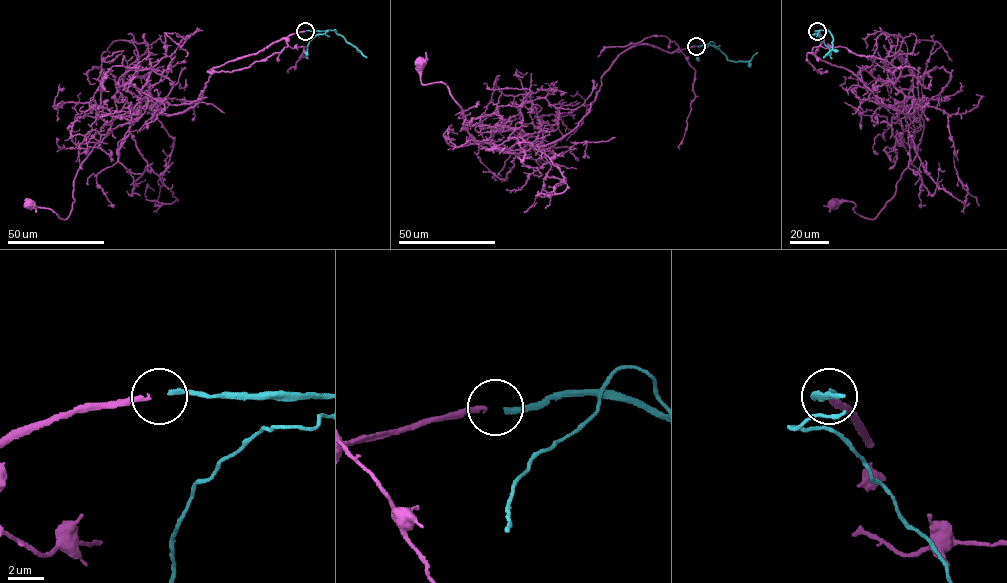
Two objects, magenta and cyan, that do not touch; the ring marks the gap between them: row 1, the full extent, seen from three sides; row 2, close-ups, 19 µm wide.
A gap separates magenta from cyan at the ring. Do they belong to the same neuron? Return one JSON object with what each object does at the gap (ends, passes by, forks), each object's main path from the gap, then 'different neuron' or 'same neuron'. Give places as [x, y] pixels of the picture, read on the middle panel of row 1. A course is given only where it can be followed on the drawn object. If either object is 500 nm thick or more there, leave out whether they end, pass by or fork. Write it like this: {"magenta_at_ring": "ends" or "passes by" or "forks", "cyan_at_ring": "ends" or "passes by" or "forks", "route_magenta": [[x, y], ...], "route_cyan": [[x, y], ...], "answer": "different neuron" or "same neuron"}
{"magenta_at_ring": "ends", "cyan_at_ring": "ends", "route_magenta": [[696, 46], [629, 47], [575, 128], [513, 153], [473, 140], [448, 86], [421, 82], [418, 61]], "route_cyan": [[697, 46], [711, 44], [728, 60], [737, 62], [748, 61], [757, 52]], "answer": "same neuron"}

